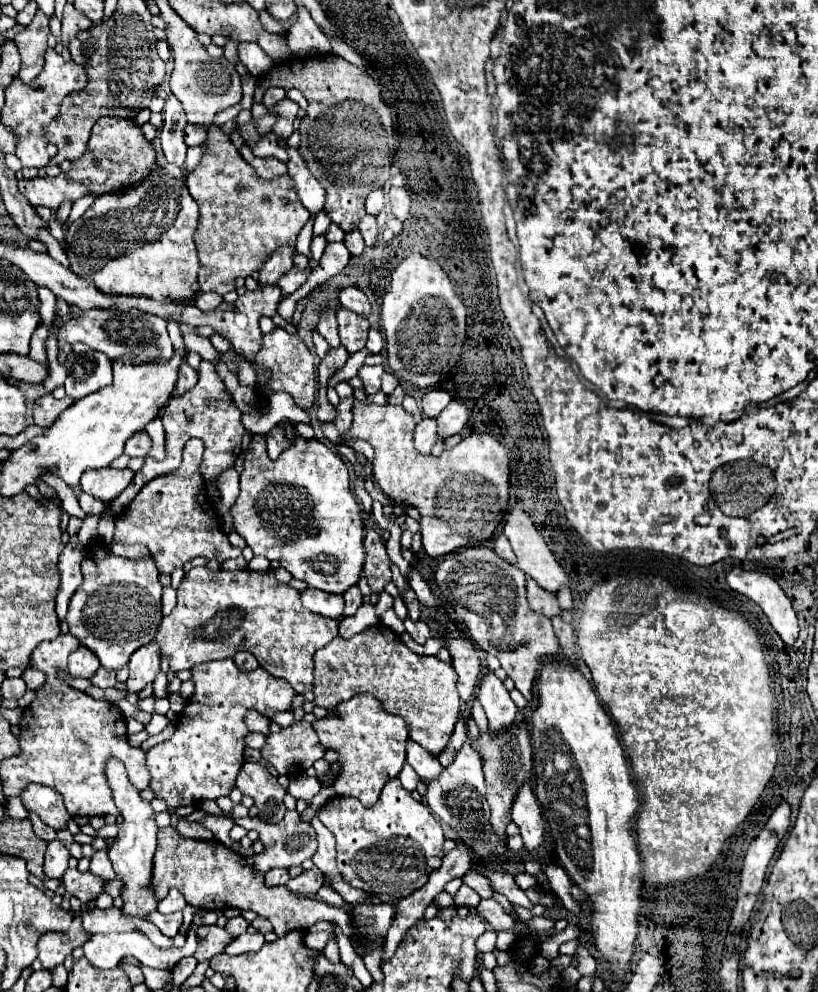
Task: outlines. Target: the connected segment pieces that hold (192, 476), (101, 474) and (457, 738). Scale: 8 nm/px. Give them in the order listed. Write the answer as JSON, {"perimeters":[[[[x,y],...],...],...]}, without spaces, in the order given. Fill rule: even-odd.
{"perimeters":[[[[189,439],[183,449],[183,463],[187,463],[187,469],[179,467],[169,475],[159,475],[149,481],[115,519],[113,541],[127,545],[141,543],[149,547],[159,573],[173,573],[177,567],[183,567],[189,559],[199,555],[221,563],[241,555],[241,549],[233,545],[229,547],[229,539],[217,521],[215,507],[211,505],[211,499],[207,499],[205,483],[199,473],[201,457],[203,443],[199,439]]],[[[105,467],[101,471],[85,471],[81,475],[81,489],[105,503],[119,497],[119,493],[133,481],[131,469]]],[[[461,717],[461,719],[457,721],[457,725],[455,725],[453,735],[451,735],[451,745],[453,745],[453,749],[459,751],[459,747],[463,747],[463,743],[465,743],[465,739],[467,739],[467,727],[465,727],[465,719]]]]}

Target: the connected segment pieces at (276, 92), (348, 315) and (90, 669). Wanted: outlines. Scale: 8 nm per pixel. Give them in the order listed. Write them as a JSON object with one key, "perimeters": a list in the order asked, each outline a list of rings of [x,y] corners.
{"perimeters":[[[[270,87],[265,92],[262,102],[266,106],[266,108],[270,108],[275,105],[279,99],[283,99],[286,97],[286,91],[279,87]]],[[[339,307],[337,321],[339,321],[339,339],[343,347],[365,347],[369,329],[369,321],[365,315],[357,315],[353,311],[347,311],[345,307]]],[[[79,647],[69,655],[67,671],[71,677],[89,679],[97,669],[99,669],[99,659],[87,647]]]]}

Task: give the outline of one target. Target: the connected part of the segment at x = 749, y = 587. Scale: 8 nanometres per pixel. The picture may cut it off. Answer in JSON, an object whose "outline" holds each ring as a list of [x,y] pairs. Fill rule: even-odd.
{"outline":[[[735,567],[727,575],[727,583],[733,591],[755,601],[767,615],[775,633],[783,639],[785,647],[793,647],[799,635],[797,615],[791,607],[789,597],[785,593],[779,593],[779,585],[773,577],[765,573],[757,573],[757,571],[743,571]]]}

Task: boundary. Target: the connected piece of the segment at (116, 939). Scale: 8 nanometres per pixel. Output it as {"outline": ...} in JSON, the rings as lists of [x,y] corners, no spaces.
{"outline":[[[197,909],[195,915],[193,916],[192,928],[189,931],[189,939],[187,939],[187,945],[181,947],[181,949],[159,949],[155,947],[143,933],[95,933],[87,939],[87,943],[83,945],[83,951],[85,951],[85,957],[89,963],[93,963],[95,967],[99,969],[113,969],[121,963],[123,957],[135,957],[141,965],[147,965],[147,967],[155,967],[155,969],[167,969],[171,971],[183,957],[187,955],[193,955],[195,949],[197,949],[197,937],[195,931],[203,926],[203,916],[206,911],[202,909]]]}

